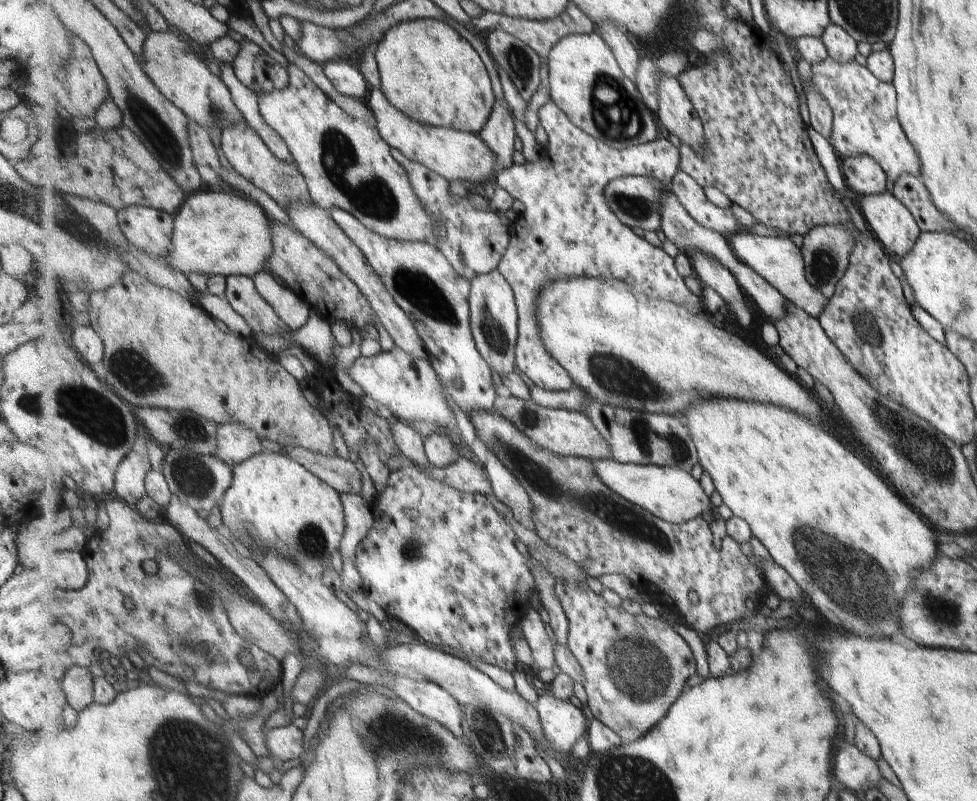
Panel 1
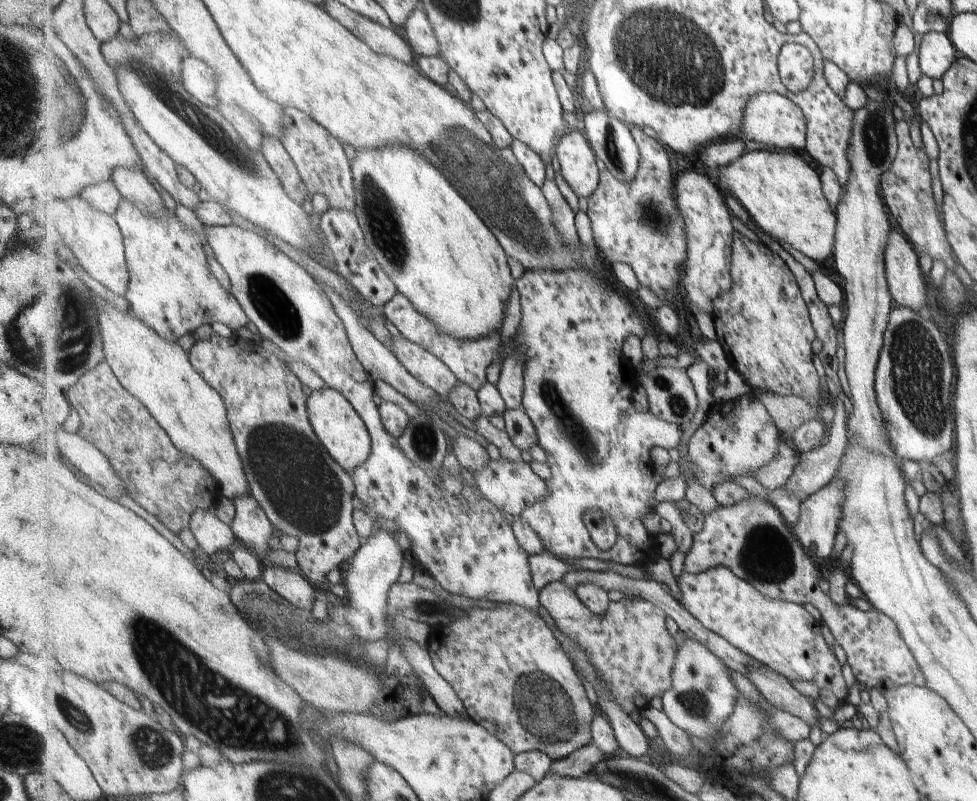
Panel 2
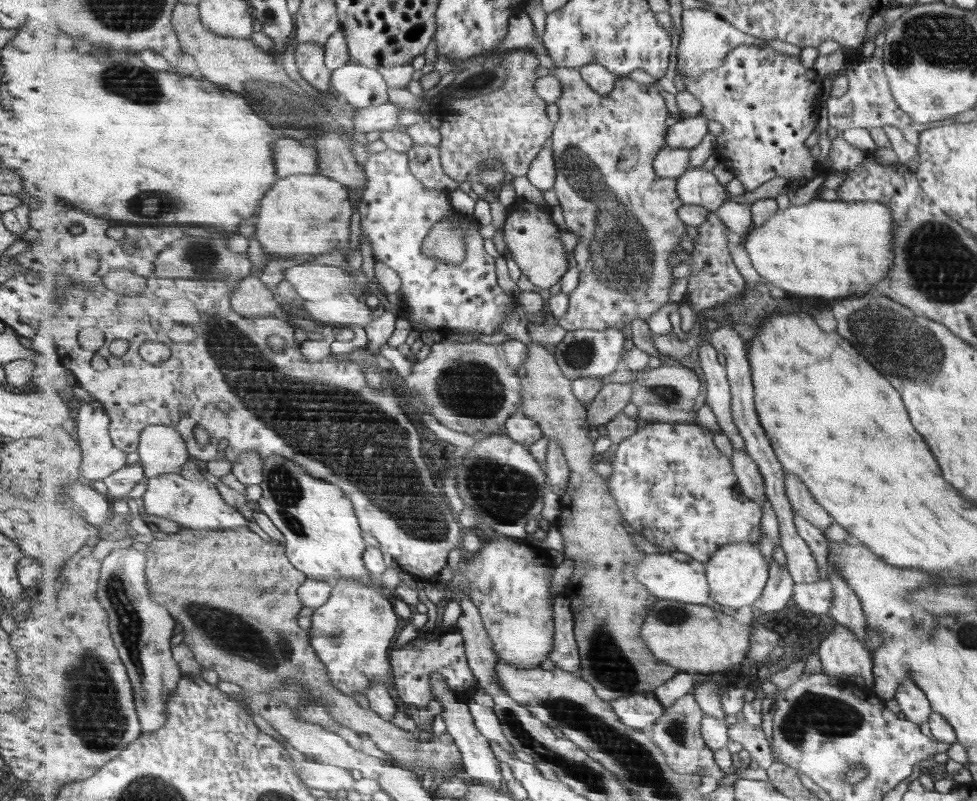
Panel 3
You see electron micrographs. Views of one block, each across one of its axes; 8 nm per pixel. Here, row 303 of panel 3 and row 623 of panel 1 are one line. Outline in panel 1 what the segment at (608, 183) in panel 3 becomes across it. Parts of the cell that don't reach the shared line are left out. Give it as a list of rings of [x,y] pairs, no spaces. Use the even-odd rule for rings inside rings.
[[[559,581],[555,592],[570,622],[568,647],[585,672],[584,687],[588,692],[592,714],[610,726],[625,742],[645,738],[678,702],[687,689],[687,680],[698,674],[698,664],[691,645],[667,621],[650,618],[642,612],[638,615],[625,612],[622,607],[611,606],[600,593],[595,594],[584,586]]]

